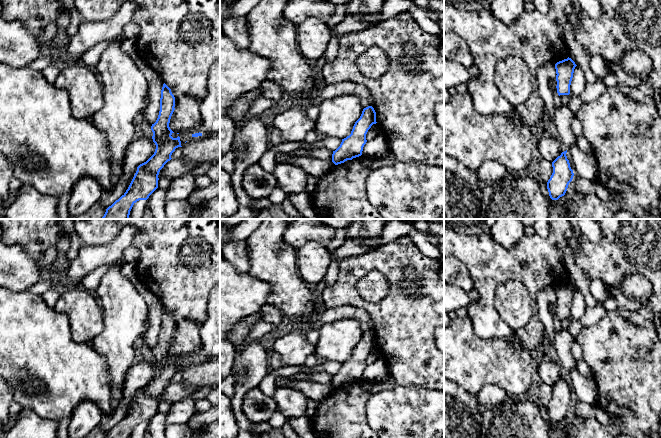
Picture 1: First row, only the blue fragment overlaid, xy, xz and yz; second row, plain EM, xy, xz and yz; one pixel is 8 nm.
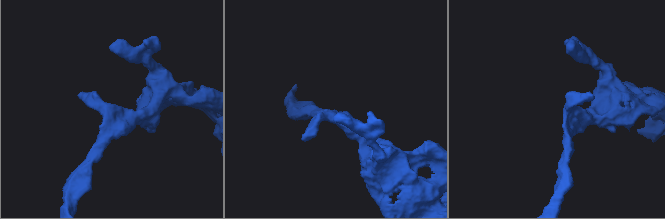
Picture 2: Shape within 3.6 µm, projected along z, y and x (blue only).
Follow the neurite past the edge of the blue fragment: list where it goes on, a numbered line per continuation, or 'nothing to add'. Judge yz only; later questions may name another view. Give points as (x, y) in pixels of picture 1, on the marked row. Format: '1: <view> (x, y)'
nothing to add

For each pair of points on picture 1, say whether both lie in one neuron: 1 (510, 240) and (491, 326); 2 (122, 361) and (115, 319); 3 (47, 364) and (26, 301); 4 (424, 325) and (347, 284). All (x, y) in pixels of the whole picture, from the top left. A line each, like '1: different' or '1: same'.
1: different
2: same
3: same
4: same

